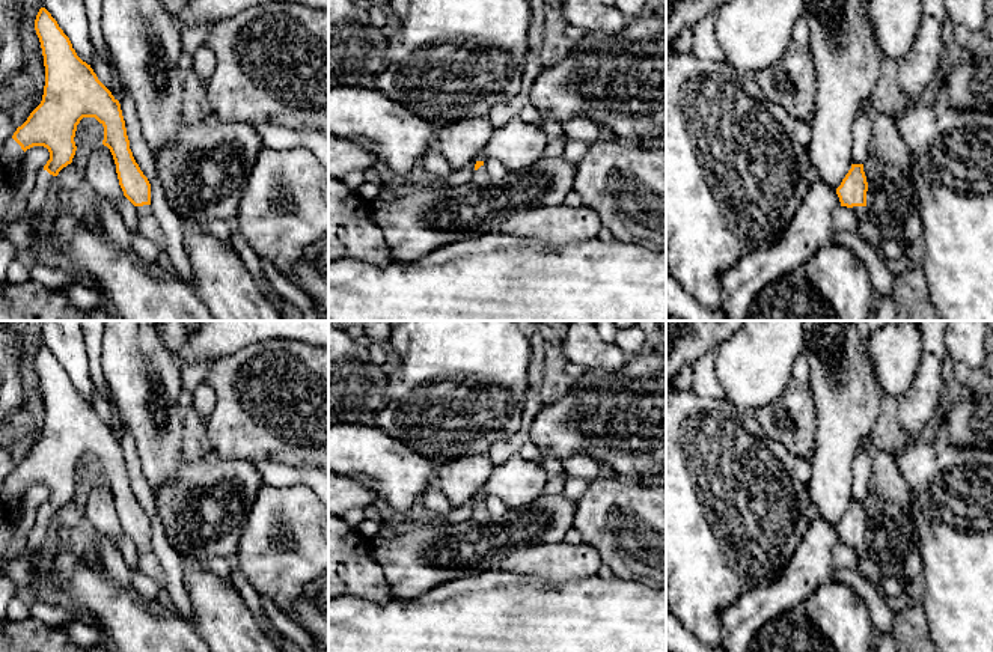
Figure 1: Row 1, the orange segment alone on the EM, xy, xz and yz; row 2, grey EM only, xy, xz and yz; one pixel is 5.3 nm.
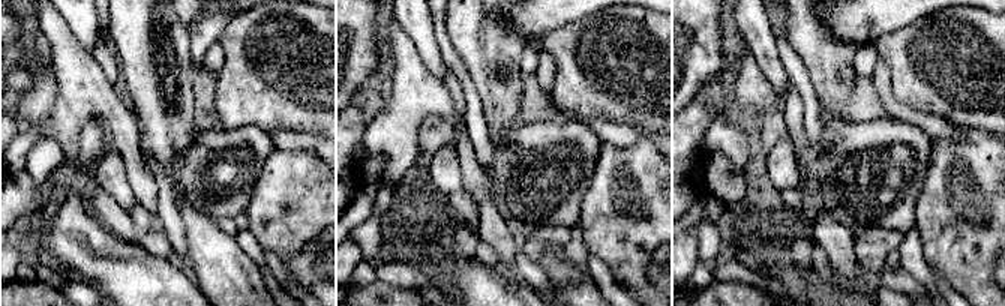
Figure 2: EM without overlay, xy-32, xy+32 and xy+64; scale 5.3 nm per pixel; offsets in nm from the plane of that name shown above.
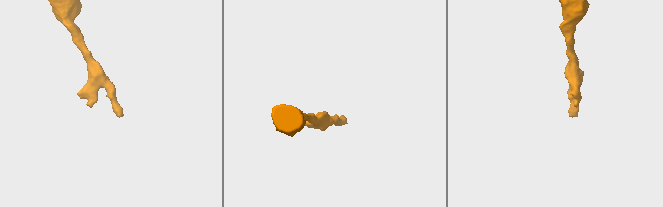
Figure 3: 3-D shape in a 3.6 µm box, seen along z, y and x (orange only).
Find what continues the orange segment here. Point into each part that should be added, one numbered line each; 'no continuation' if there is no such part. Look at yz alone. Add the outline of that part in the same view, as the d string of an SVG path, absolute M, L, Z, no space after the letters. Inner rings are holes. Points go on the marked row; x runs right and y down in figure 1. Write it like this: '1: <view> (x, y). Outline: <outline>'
1: yz (865, 229). Outline: M853 206L851 208L857 215L857 226L854 233L863 239L869 247L874 247L877 242L881 242L880 232L872 224L866 206Z

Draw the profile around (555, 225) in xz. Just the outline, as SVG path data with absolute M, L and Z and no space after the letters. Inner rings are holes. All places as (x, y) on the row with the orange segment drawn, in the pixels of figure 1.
M567 203L526 209L508 217L499 232L520 238L538 238L548 244L571 244L597 238L601 220L595 209Z

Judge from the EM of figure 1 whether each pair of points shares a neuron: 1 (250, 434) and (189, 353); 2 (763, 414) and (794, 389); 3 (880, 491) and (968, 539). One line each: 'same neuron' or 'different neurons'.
1: different neurons
2: same neuron
3: different neurons

